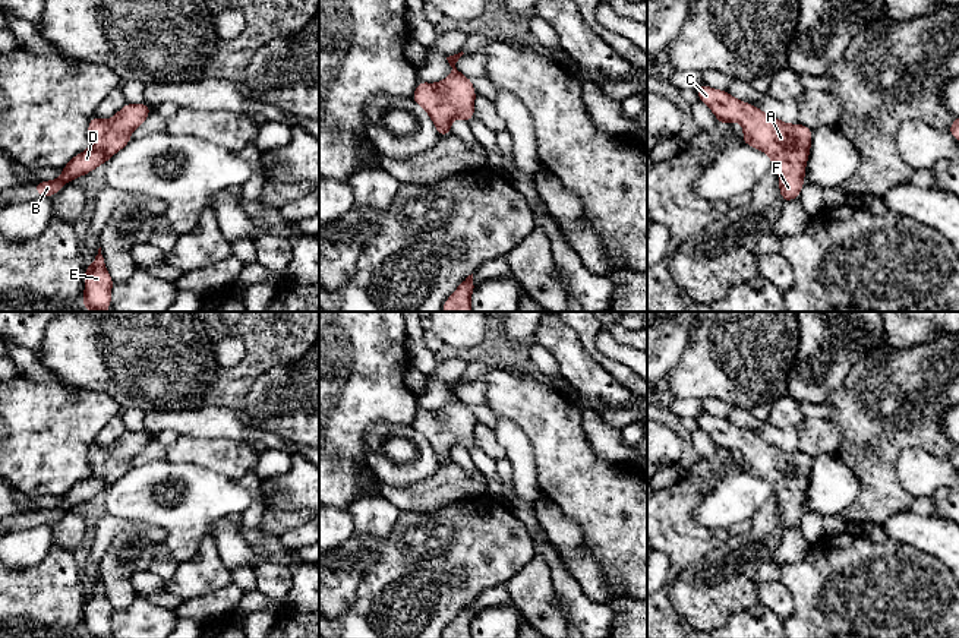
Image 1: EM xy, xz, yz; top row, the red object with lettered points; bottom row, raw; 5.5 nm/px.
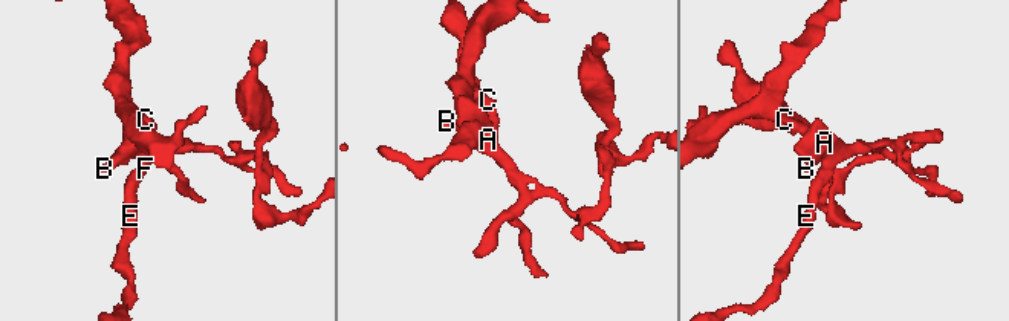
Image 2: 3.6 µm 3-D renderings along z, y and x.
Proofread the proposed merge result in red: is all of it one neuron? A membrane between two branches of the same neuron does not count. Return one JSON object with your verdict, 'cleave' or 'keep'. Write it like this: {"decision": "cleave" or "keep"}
{"decision": "keep"}

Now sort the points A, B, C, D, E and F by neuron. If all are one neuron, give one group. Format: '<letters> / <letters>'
A B C D E F

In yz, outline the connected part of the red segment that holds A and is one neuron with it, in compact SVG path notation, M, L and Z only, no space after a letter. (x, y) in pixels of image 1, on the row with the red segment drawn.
M707 83L697 88L695 94L713 111L720 126L728 121L742 124L741 142L767 154L777 168L783 202L796 199L804 186L813 130L801 123L788 124L726 91L712 89Z

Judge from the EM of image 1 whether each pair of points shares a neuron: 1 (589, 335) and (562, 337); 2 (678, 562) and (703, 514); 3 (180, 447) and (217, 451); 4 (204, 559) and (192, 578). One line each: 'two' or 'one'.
1: two
2: two
3: one
4: one

